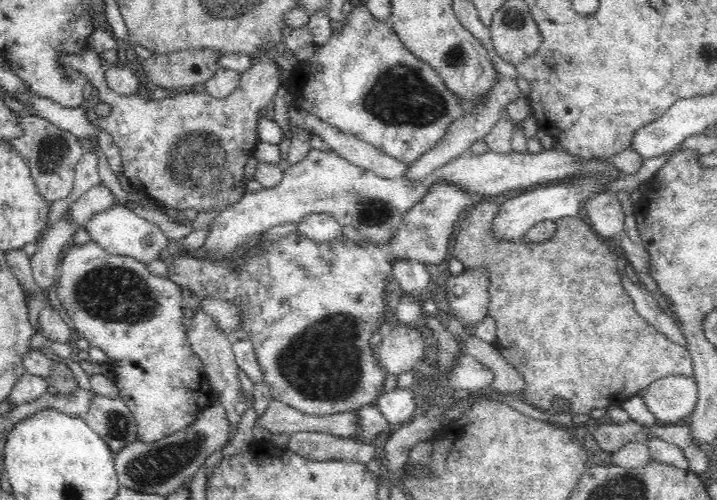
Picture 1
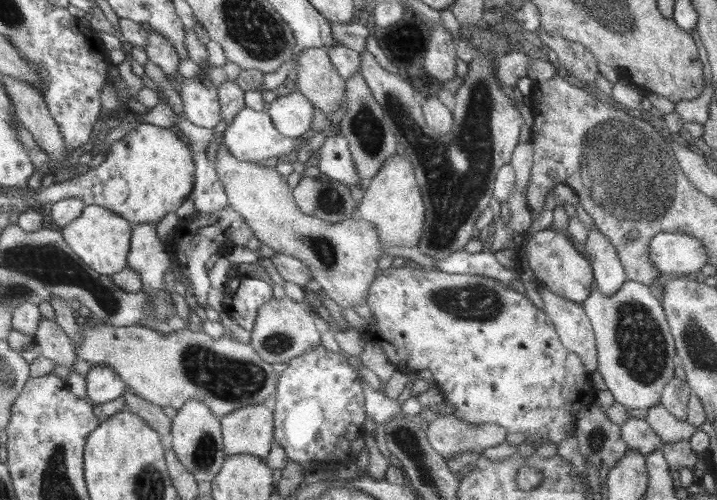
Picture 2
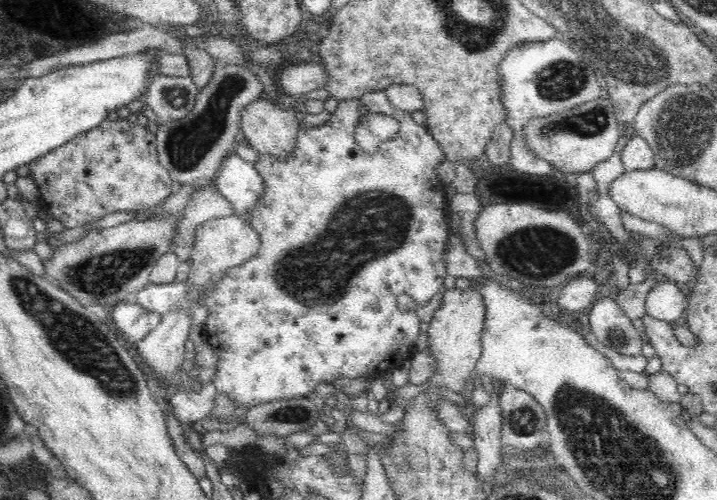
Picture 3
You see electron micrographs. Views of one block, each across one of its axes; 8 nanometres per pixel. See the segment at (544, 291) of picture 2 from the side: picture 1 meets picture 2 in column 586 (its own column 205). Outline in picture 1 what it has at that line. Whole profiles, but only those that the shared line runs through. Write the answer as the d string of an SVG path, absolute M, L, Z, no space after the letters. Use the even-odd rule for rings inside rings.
M201 308L192 317L189 324L187 324L187 339L191 349L197 354L205 368L210 386L214 392L214 402L224 407L226 406L226 410L234 410L238 400L242 398L242 384L238 377L239 366L235 361L233 339L213 324L213 320L206 316L201 311Z

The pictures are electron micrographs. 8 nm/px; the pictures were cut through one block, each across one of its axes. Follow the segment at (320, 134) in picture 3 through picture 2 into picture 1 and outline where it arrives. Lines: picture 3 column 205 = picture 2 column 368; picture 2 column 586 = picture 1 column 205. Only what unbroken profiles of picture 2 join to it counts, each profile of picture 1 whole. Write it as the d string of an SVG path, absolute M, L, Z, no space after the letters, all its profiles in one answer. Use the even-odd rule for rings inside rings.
M84 240L84 244L82 245L70 243L63 252L62 259L60 260L56 290L61 306L74 322L75 335L85 338L88 340L89 346L96 346L96 348L100 348L100 350L103 350L106 354L108 358L107 364L110 370L115 373L114 383L118 387L119 394L135 416L138 441L149 443L159 441L161 438L166 438L169 434L175 433L177 430L182 430L191 422L194 422L196 415L214 402L214 392L210 386L201 360L199 360L197 354L191 349L187 339L187 324L185 323L184 315L182 315L182 306L180 305L180 302L182 302L180 285L168 277L164 278L151 275L147 266L146 263L138 262L131 257L109 255L106 253L106 250L92 240ZM112 360L117 360L118 364L116 366L111 365L110 362L112 362Z

